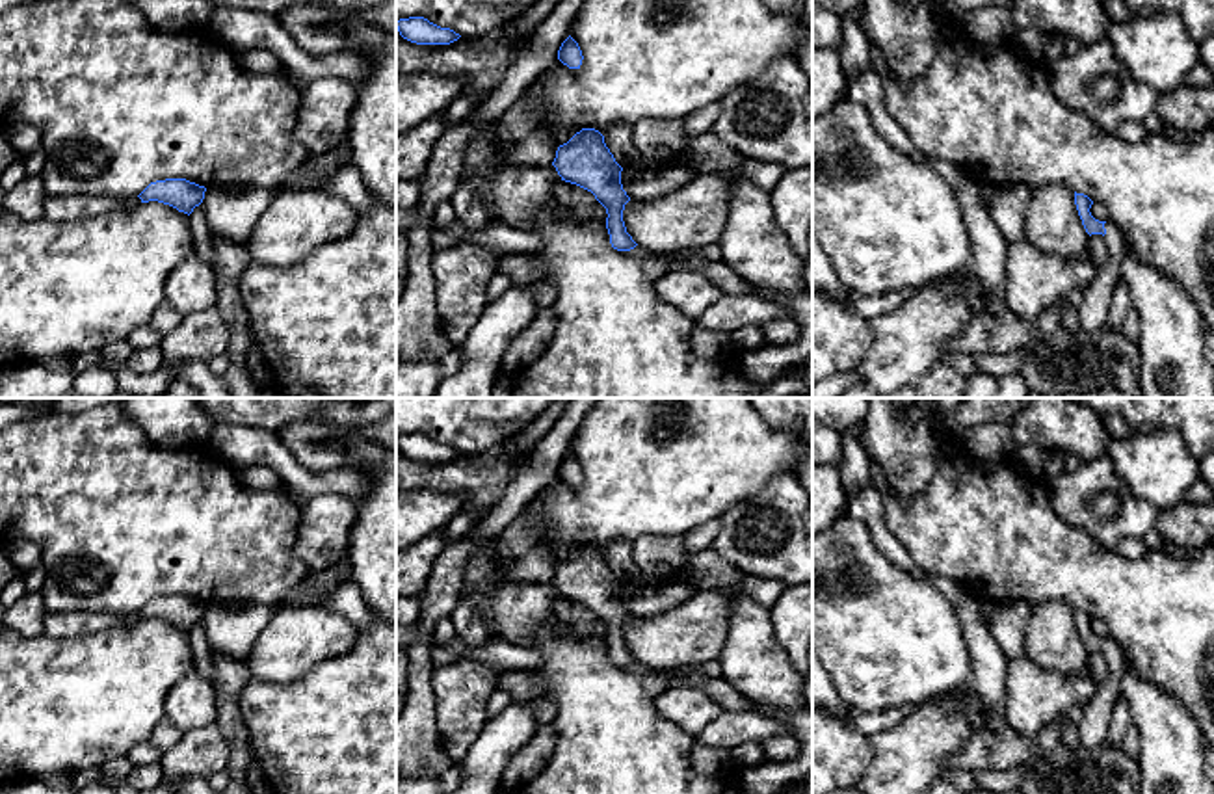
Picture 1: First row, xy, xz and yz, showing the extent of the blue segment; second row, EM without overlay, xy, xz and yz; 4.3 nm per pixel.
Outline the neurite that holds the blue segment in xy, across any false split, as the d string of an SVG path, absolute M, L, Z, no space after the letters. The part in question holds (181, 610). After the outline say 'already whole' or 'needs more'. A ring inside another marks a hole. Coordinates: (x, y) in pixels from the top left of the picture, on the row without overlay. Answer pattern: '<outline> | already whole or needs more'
M165 595L151 599L138 614L141 619L158 617L190 632L203 619L205 608L205 602L186 595Z | already whole

